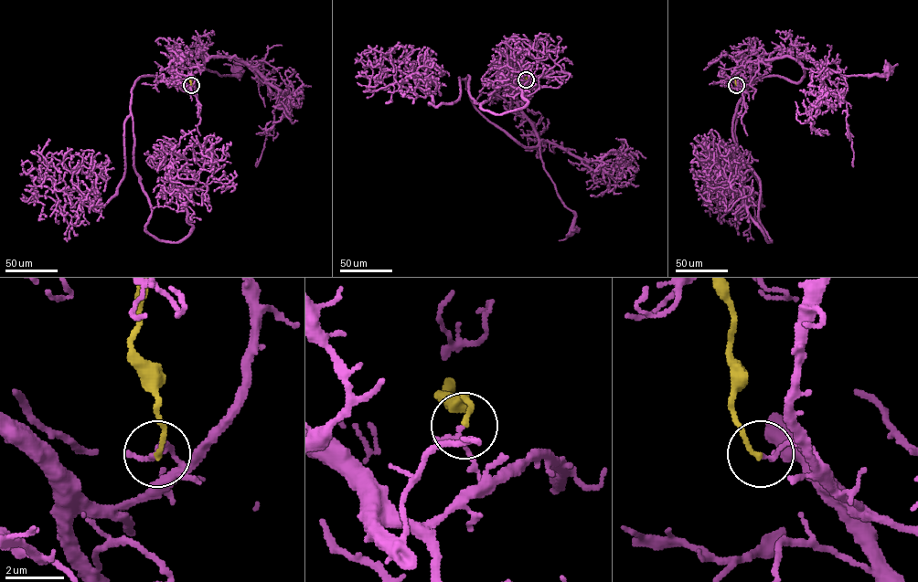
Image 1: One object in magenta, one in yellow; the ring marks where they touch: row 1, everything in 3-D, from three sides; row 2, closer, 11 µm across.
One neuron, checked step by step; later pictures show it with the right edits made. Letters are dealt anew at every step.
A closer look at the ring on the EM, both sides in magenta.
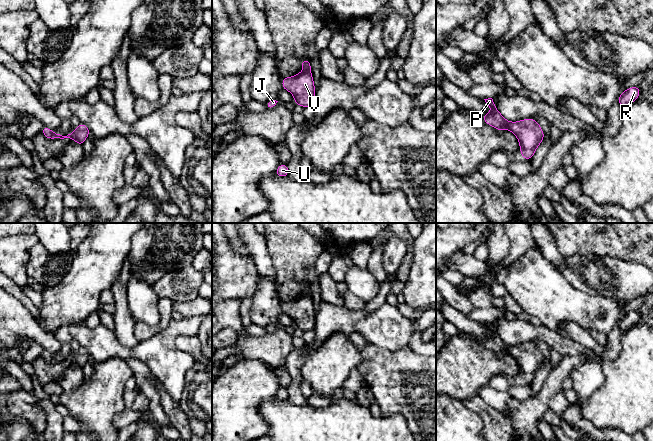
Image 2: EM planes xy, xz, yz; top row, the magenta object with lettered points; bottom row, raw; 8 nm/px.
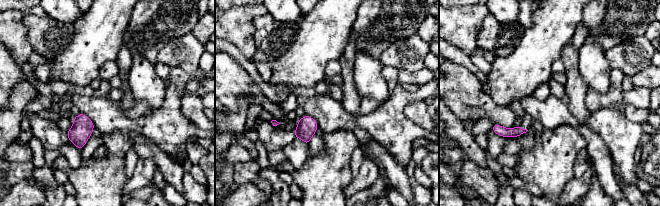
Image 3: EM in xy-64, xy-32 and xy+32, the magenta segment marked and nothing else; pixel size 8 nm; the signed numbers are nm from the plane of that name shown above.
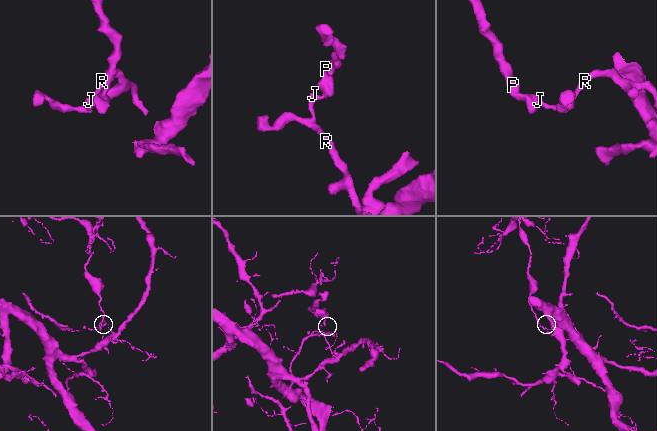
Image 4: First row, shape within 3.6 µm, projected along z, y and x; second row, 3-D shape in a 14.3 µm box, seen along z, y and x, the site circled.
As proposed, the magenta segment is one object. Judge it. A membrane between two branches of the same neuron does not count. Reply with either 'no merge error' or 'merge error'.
merge error

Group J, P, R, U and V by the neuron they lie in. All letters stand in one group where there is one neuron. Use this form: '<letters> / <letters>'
J R U / P V

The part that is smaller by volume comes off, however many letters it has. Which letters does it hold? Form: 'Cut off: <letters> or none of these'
Cut off: P, V

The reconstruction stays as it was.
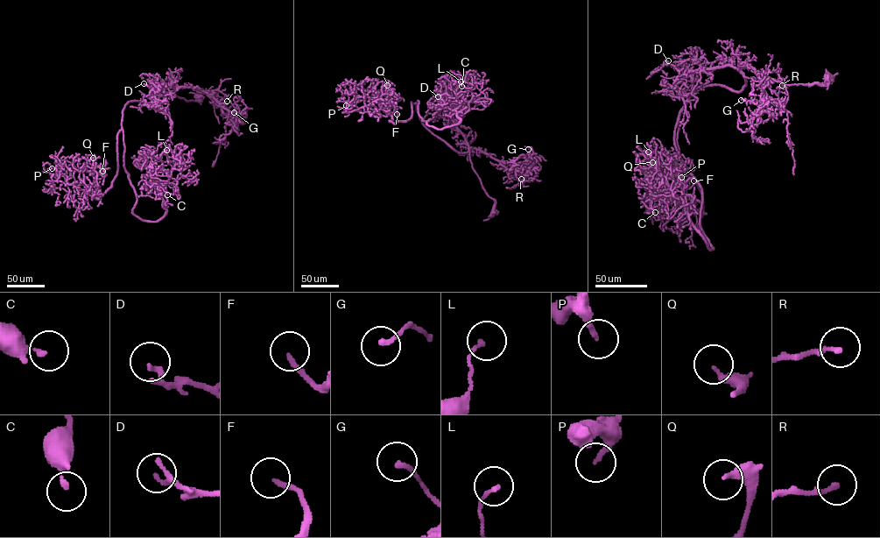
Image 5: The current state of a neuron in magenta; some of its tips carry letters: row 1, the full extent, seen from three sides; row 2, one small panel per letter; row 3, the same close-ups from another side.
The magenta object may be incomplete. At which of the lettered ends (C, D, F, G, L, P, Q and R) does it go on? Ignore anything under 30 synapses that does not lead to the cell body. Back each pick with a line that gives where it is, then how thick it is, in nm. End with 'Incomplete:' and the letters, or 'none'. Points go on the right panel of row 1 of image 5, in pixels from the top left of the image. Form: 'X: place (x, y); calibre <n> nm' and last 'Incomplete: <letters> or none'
F: place (693, 180); calibre 180 nm
Incomplete: F

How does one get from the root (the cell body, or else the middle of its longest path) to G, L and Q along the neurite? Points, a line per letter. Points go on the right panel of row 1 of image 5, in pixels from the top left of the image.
G: (828, 79), (782, 84), (745, 77), (740, 66), (757, 74), (763, 89), (763, 102), (741, 100)
L: (828, 79), (744, 76), (739, 91), (708, 85), (689, 97), (674, 145), (701, 189), (712, 249), (648, 152)
Q: (828, 79), (744, 76), (739, 91), (689, 97), (677, 145), (705, 214), (652, 162)

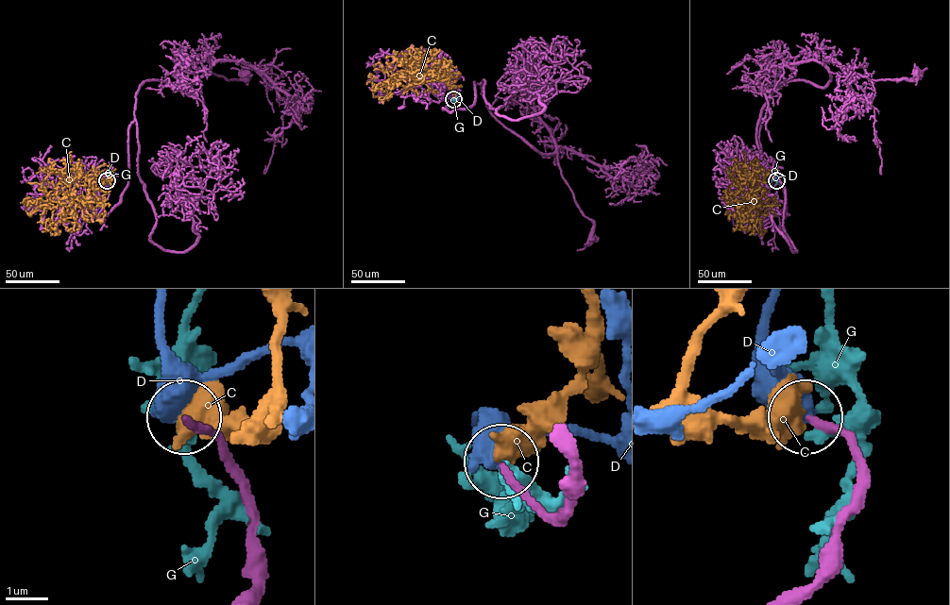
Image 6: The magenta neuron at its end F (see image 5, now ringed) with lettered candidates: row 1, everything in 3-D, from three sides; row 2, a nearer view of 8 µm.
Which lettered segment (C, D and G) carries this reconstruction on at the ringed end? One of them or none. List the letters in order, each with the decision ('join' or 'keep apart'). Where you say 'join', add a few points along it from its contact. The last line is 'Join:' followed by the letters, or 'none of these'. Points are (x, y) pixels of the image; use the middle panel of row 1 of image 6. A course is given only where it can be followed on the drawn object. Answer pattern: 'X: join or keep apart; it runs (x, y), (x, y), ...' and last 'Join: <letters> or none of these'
C: keep apart
D: join
G: keep apart
Join: D

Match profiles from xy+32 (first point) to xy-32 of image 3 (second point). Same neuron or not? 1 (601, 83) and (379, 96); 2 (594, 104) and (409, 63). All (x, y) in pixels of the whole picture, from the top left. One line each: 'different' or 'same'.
1: same
2: different

